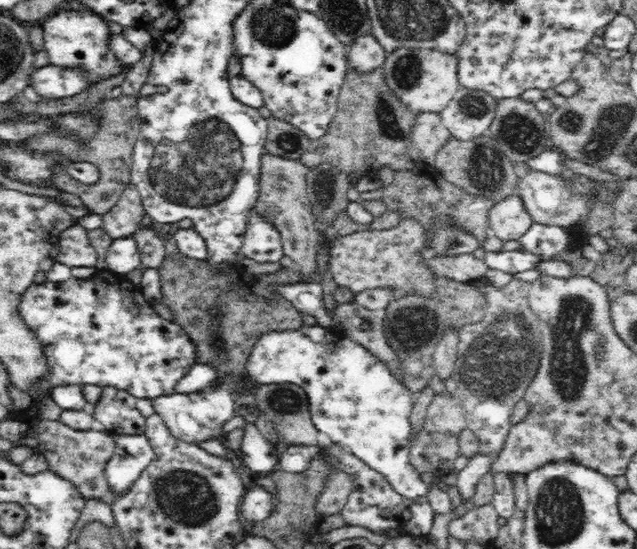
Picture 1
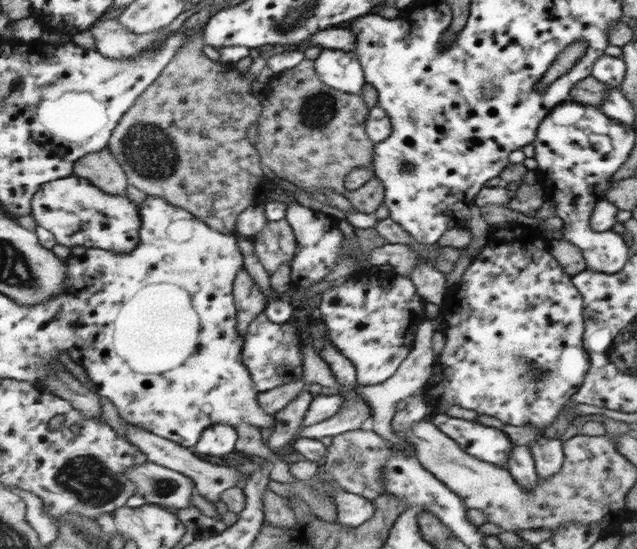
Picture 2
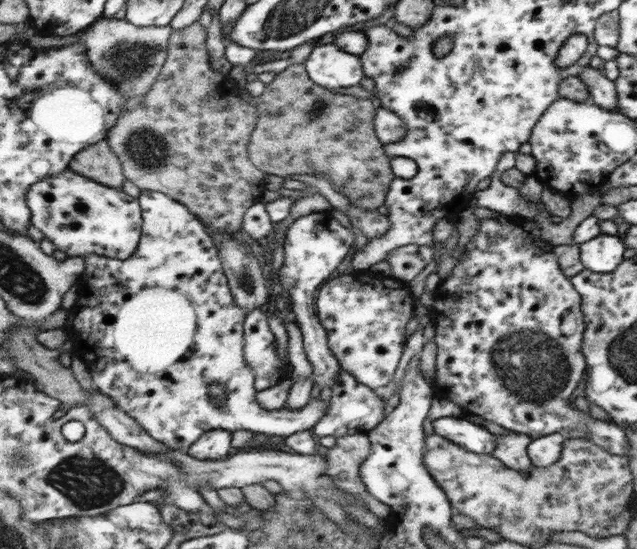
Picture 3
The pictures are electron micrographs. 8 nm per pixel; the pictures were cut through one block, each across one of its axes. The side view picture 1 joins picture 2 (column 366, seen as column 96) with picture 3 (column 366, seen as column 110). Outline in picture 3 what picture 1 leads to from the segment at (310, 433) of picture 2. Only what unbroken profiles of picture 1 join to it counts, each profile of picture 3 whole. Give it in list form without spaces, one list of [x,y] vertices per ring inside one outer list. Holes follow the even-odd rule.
[[[341,368],[336,377],[336,384],[331,386],[332,396],[329,404],[331,407],[327,415],[312,430],[318,438],[322,436],[334,436],[340,438],[347,434],[357,432],[367,433],[376,428],[383,421],[383,413],[387,408],[386,400],[382,399],[376,392],[358,382],[349,372]]]

